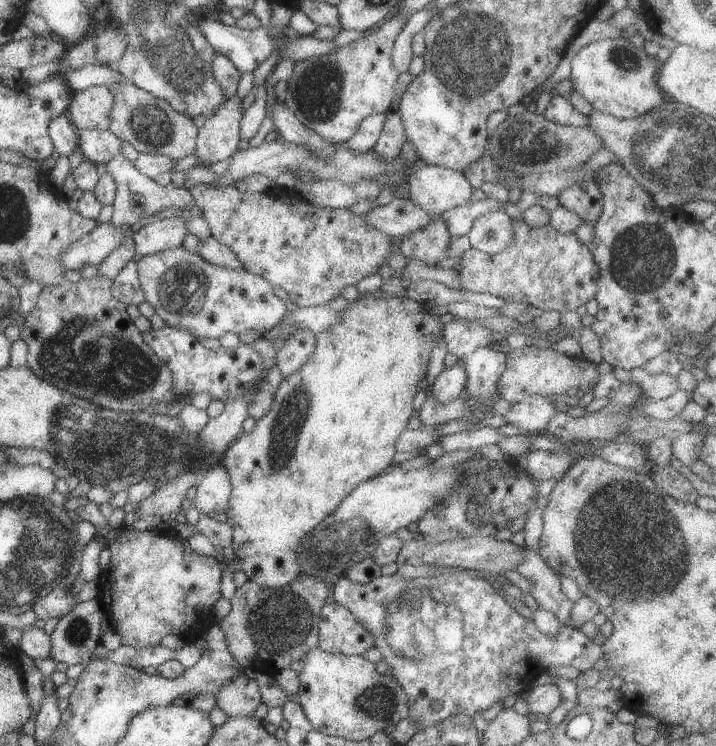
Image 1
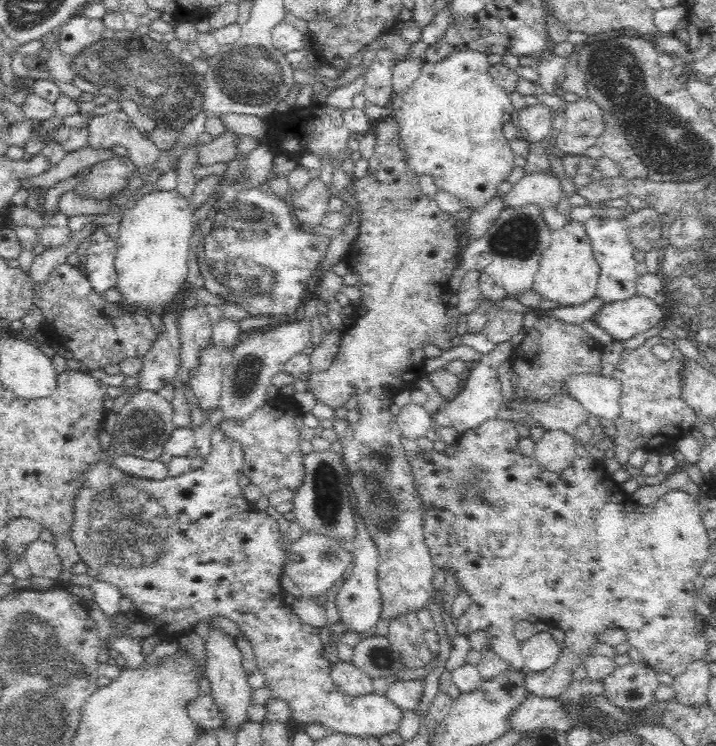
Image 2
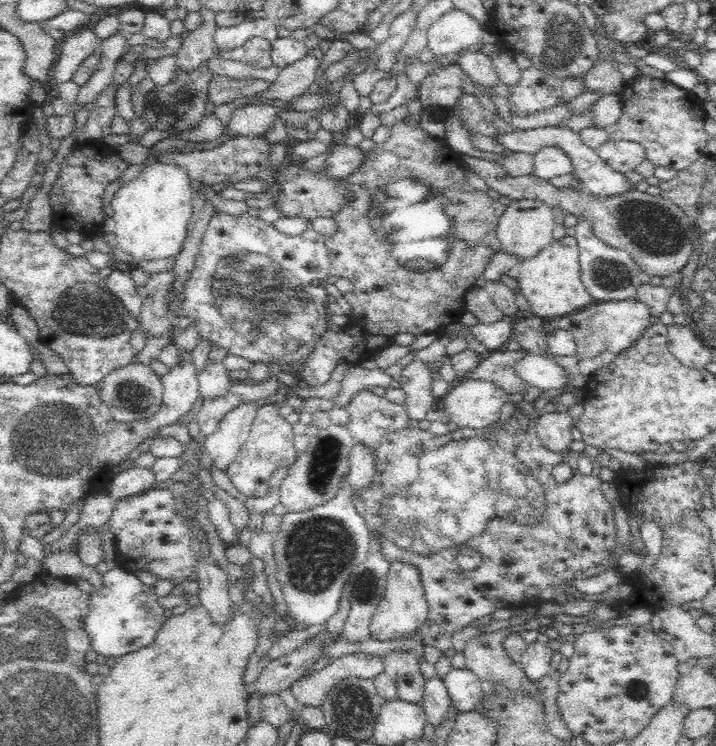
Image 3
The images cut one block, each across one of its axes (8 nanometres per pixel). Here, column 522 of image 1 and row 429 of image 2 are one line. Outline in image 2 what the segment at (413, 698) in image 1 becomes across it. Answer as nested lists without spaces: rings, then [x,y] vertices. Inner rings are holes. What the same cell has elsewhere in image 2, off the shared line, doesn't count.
[[[651,337],[639,348],[624,349],[615,366],[612,377],[622,382],[620,392],[620,414],[614,420],[616,435],[612,440],[615,460],[624,468],[628,463],[630,452],[637,448],[649,451],[653,446],[666,444],[673,446],[674,442],[684,434],[690,434],[694,428],[696,415],[686,404],[682,394],[682,354],[674,341],[660,337]],[[656,344],[664,344],[672,351],[668,361],[660,361],[652,353]]]

